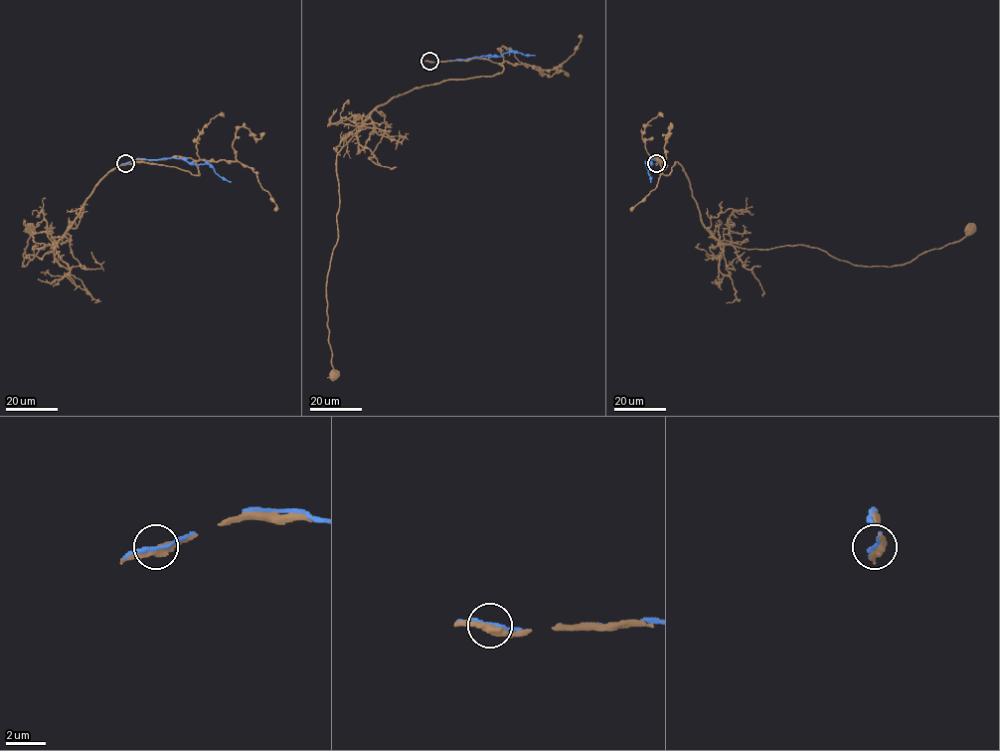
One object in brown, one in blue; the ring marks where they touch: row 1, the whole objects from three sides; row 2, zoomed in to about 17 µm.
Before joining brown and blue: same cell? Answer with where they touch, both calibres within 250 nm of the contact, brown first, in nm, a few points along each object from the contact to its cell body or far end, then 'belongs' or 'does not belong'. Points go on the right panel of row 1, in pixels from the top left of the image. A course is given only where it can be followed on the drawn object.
place (656, 163); calibres 360 and 200 nm; course brown (656, 163), (667, 175), (680, 164), (703, 225), (749, 249), (803, 245), (892, 267), (969, 228); course blue (656, 163), (657, 158), (653, 157), (651, 164), (647, 163), (651, 182); does not belong

